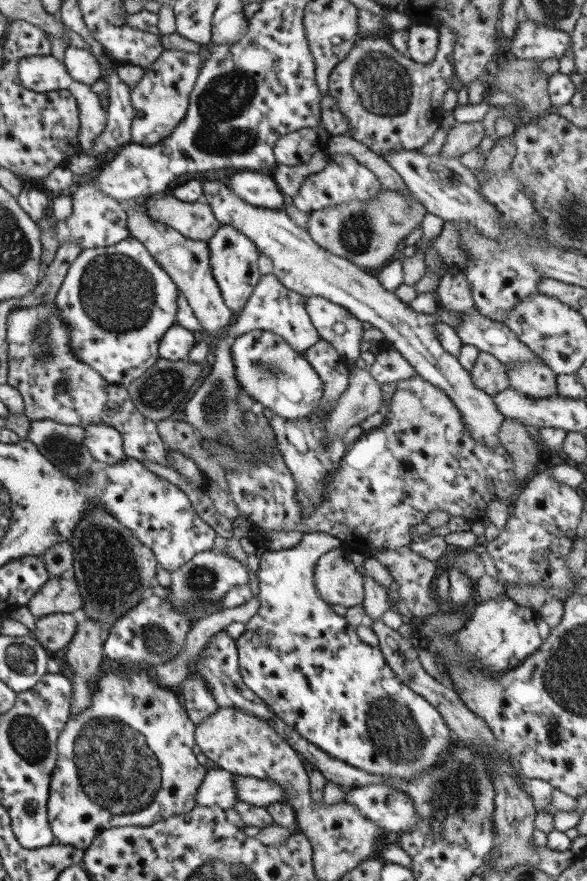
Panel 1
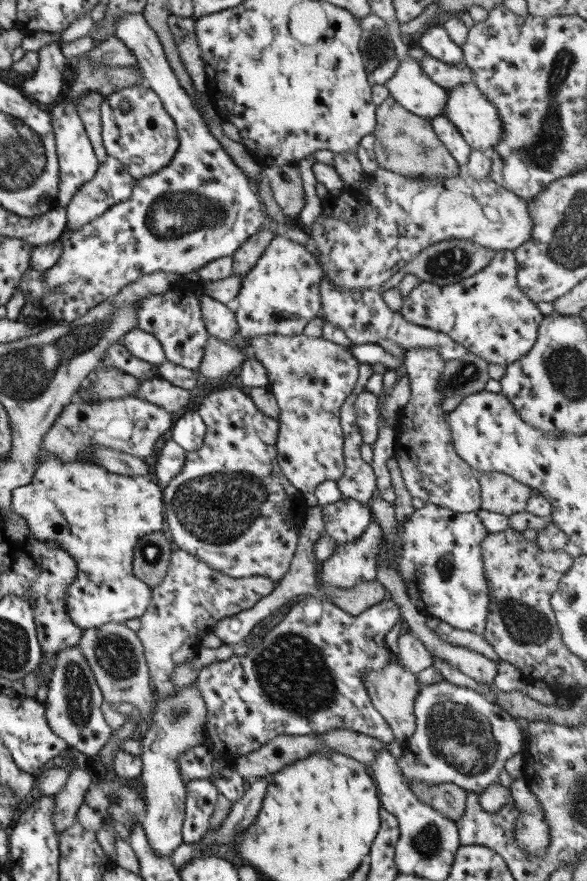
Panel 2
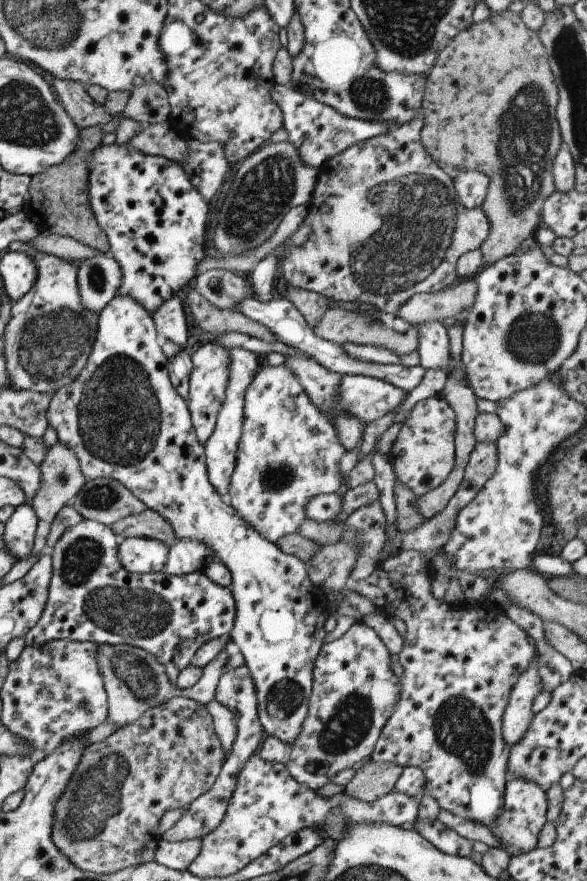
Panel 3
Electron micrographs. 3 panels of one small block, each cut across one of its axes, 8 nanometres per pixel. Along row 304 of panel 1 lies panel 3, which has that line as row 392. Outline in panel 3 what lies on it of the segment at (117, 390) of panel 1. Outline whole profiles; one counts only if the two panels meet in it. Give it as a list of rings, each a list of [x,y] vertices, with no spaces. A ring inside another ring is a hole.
[[[21,241],[10,242],[6,251],[25,253],[36,268],[31,288],[12,303],[7,324],[4,326],[3,356],[8,386],[18,391],[51,395],[58,388],[73,382],[85,366],[96,335],[96,312],[91,312],[81,304],[76,281],[77,264],[38,251],[31,243]]]

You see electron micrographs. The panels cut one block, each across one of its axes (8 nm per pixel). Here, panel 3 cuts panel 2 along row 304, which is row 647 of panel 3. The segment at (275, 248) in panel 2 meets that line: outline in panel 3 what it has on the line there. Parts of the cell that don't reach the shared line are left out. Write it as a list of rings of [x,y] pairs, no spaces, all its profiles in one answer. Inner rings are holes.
[[[115,295],[97,314],[96,314],[96,335],[92,344],[89,358],[86,360],[85,366],[77,375],[77,378],[66,384],[64,387],[58,388],[53,394],[46,410],[46,421],[49,428],[52,428],[56,434],[56,442],[65,445],[75,458],[78,460],[78,465],[81,474],[87,479],[113,479],[119,484],[127,488],[133,496],[136,496],[145,507],[156,512],[169,523],[172,534],[176,541],[197,541],[204,544],[209,550],[214,561],[225,565],[225,568],[230,574],[230,583],[228,588],[233,595],[235,601],[235,612],[233,626],[229,632],[230,640],[237,645],[241,656],[244,658],[244,665],[249,669],[250,677],[252,678],[253,686],[256,688],[256,709],[258,719],[265,736],[278,738],[285,746],[290,746],[293,739],[300,733],[302,720],[305,718],[308,707],[308,696],[312,687],[312,670],[313,663],[319,649],[323,644],[325,632],[323,631],[323,622],[329,615],[326,607],[327,598],[322,590],[315,586],[307,576],[305,562],[300,561],[293,555],[281,552],[275,544],[265,540],[258,532],[255,532],[251,527],[245,524],[245,521],[233,510],[233,507],[226,499],[217,494],[217,491],[209,482],[206,466],[204,463],[204,448],[196,439],[195,431],[193,430],[190,414],[186,402],[177,394],[177,391],[170,383],[168,375],[168,358],[161,353],[161,341],[156,336],[156,330],[150,314],[139,306],[131,297]]]

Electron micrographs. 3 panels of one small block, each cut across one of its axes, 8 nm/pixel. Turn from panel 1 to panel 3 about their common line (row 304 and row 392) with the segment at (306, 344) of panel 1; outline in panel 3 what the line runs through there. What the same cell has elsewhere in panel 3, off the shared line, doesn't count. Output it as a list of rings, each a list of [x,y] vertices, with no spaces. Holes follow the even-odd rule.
[[[262,363],[259,370],[252,376],[247,388],[244,390],[244,405],[243,405],[243,420],[241,436],[239,437],[237,448],[235,451],[235,464],[230,478],[229,490],[226,501],[233,507],[233,510],[245,521],[248,527],[251,527],[255,532],[258,532],[265,540],[273,543],[281,536],[294,533],[298,530],[298,526],[305,518],[304,506],[312,496],[329,493],[340,493],[343,487],[343,475],[337,470],[337,462],[341,455],[345,452],[344,448],[339,444],[334,431],[333,425],[329,422],[325,414],[319,412],[313,403],[309,402],[307,395],[303,392],[297,375],[283,363],[279,366],[271,366]]]

